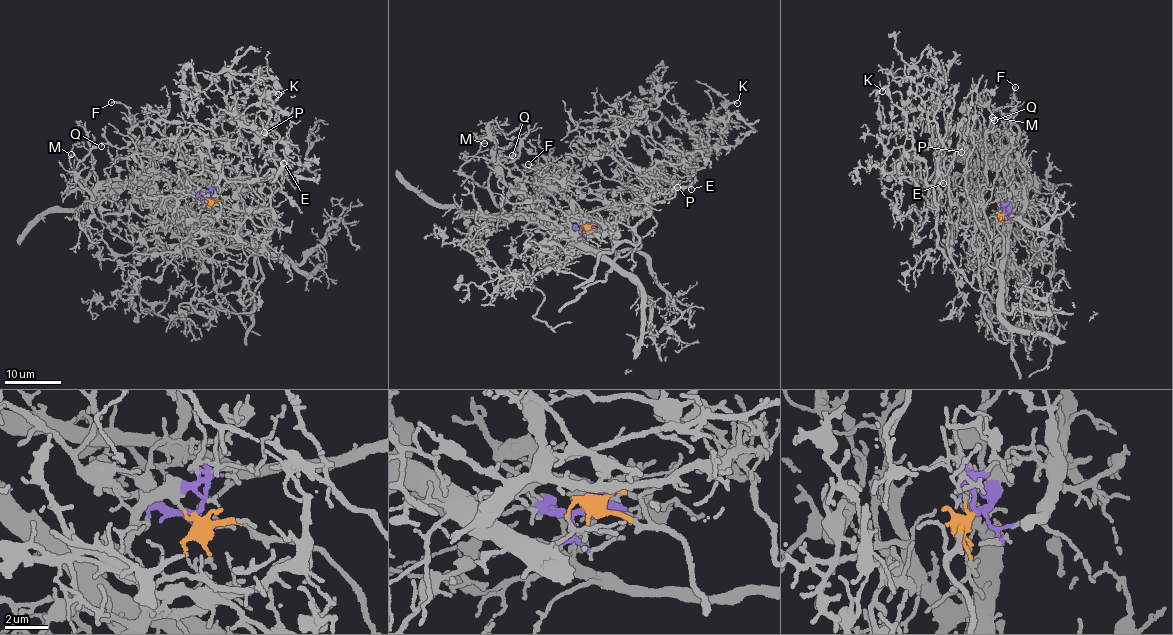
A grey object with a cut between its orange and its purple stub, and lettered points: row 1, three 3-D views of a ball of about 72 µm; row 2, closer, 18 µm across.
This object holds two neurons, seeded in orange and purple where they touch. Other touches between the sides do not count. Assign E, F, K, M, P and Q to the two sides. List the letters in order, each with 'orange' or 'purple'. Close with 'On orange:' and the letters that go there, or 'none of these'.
E: orange
F: purple
K: orange
M: purple
P: orange
Q: purple
On orange: E, K, P

